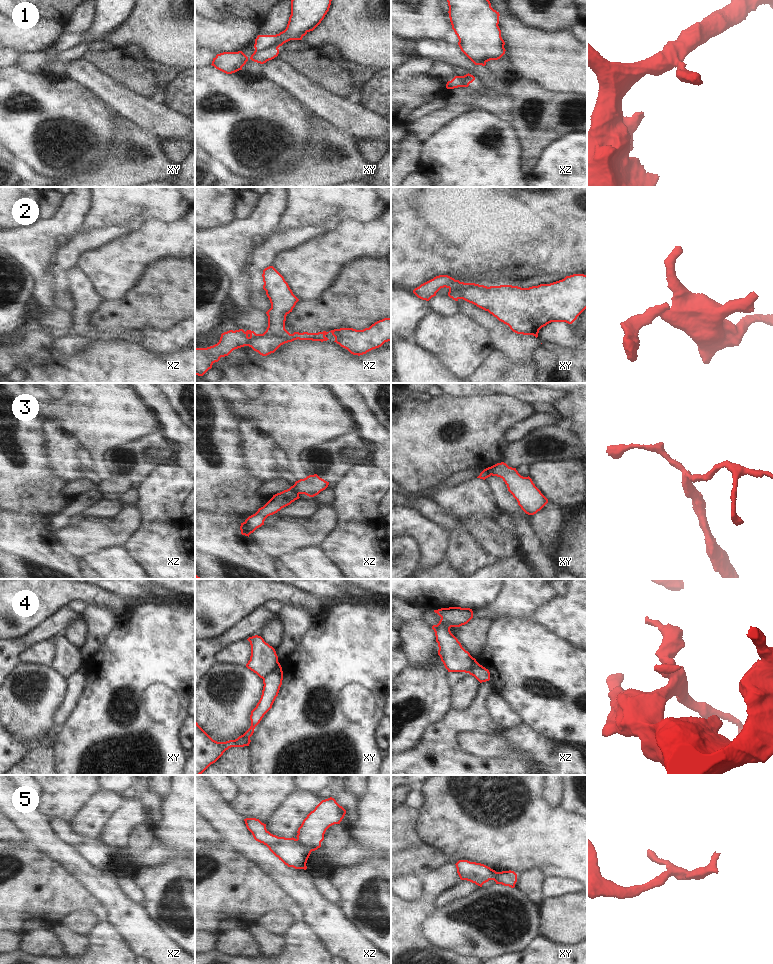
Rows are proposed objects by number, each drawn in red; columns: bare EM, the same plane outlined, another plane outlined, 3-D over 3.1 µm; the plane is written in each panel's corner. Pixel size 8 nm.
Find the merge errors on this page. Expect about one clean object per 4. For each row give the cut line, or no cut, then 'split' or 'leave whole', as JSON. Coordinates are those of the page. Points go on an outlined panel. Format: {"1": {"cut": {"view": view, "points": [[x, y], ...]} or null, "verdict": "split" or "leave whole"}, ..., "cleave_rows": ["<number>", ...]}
{"1": {"cut": {"view": "xy", "points": [[277, 47], [255, 49]]}, "verdict": "split"}, "2": {"cut": {"view": "xz", "points": [[256, 334], [244, 345]]}, "verdict": "split"}, "3": {"cut": {"view": "xz", "points": [[289, 488], [298, 494]]}, "verdict": "split"}, "4": {"cut": {"view": "xy", "points": [[279, 663], [263, 679]]}, "verdict": "split"}, "5": {"cut": {"view": "xz", "points": [[296, 839], [311, 851]]}, "verdict": "split"}, "cleave_rows": ["1", "2", "3", "4", "5"]}

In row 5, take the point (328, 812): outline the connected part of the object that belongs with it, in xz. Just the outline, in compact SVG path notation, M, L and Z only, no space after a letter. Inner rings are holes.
M332 797L322 800L303 820L297 831L297 842L311 851L321 847L326 830L340 824L346 810Z

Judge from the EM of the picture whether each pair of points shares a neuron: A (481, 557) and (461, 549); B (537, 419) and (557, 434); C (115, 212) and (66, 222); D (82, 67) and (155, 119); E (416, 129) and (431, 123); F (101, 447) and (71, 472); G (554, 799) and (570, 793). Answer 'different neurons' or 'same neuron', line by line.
A: same neuron
B: different neurons
C: different neurons
D: same neuron
E: same neuron
F: different neurons
G: different neurons

